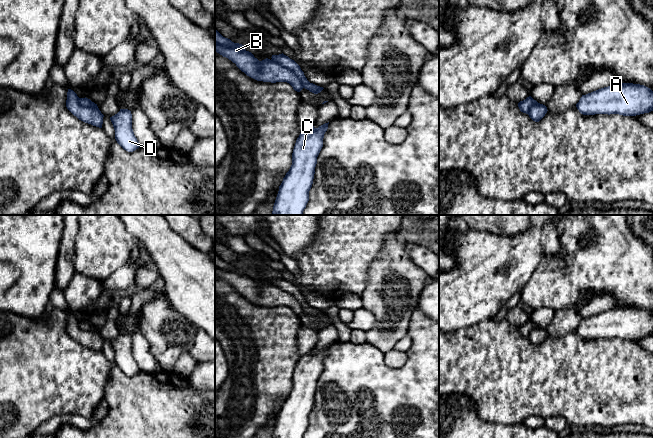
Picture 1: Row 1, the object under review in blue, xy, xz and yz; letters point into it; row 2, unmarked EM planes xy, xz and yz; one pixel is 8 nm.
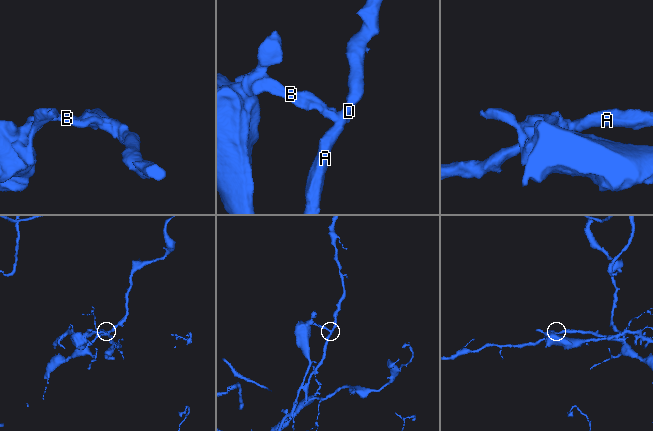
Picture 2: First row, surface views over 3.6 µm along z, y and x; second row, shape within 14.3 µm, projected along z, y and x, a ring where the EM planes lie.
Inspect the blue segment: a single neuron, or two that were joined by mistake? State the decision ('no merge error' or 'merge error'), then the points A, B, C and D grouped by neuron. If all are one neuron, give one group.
merge error; groups A C D / B

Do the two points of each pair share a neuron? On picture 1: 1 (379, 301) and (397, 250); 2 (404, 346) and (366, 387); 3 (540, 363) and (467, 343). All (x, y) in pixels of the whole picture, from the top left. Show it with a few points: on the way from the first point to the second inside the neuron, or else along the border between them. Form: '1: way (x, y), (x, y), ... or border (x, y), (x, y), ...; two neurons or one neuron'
1: way (376, 288), (393, 263); one neuron
2: border (409, 335), (411, 346), (405, 352); two neurons
3: way (522, 363), (491, 363), (485, 361); one neuron

